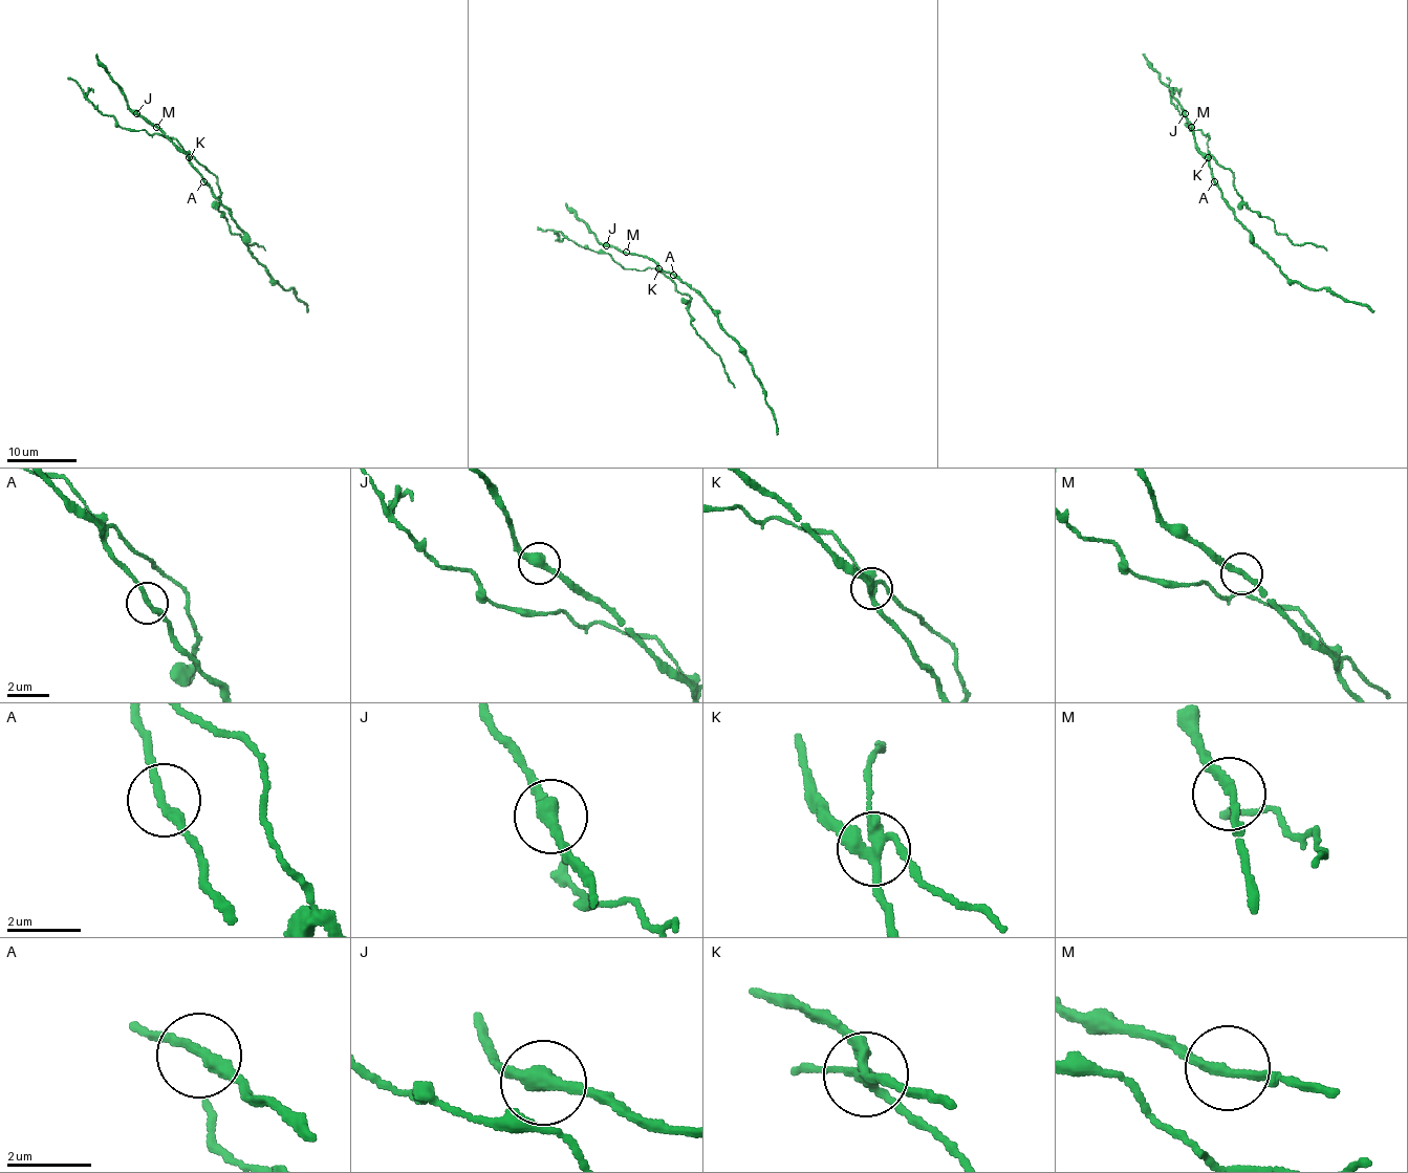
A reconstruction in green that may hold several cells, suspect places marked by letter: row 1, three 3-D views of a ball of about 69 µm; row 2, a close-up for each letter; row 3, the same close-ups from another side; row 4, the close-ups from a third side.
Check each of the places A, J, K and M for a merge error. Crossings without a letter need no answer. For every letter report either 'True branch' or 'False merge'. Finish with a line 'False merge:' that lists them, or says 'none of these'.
A: False merge
J: True branch
K: False merge
M: True branch
False merge: A, K

